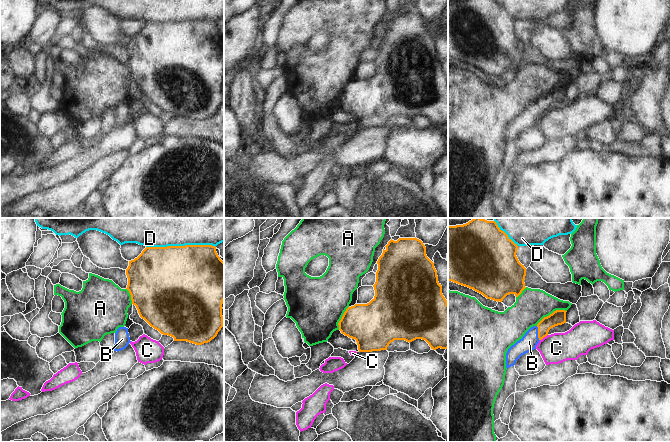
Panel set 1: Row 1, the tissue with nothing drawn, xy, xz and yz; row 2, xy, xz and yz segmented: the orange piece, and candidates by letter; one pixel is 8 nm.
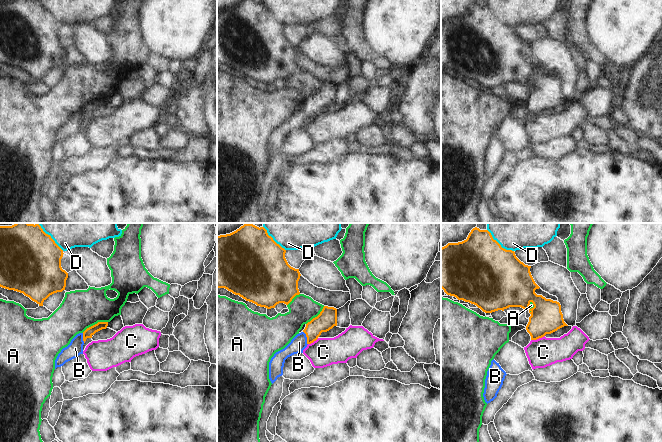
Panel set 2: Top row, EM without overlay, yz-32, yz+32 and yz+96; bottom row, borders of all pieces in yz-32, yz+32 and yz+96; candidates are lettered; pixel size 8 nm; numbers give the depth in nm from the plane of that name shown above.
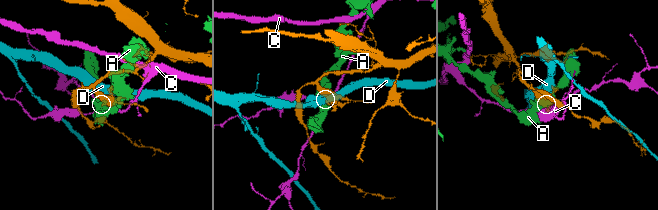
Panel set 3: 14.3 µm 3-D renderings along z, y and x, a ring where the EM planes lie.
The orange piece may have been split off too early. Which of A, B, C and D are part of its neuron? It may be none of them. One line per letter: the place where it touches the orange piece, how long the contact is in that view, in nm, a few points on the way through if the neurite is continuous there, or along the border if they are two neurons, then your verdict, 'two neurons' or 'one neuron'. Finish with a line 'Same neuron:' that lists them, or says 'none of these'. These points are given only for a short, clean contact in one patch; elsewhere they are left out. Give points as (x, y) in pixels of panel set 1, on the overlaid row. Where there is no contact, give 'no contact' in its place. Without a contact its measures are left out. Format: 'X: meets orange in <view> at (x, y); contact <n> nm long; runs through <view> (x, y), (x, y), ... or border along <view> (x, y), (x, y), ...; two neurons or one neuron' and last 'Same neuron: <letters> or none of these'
A: meets orange in yz at (552, 313); contact 280 nm long; border along yz (566, 310), (554, 310), (536, 325); two neurons
B: meets orange in yz at (538, 333); contact 120 nm long; runs through yz (558, 317), (550, 321), (538, 333), (529, 341); one neuron
C: meets orange in yz at (543, 337); contact 80 nm long; border along yz (547, 334), (540, 340); two neurons
D: meets orange in xy at (180, 246); contact 550 nm long; two neurons
Same neuron: B

